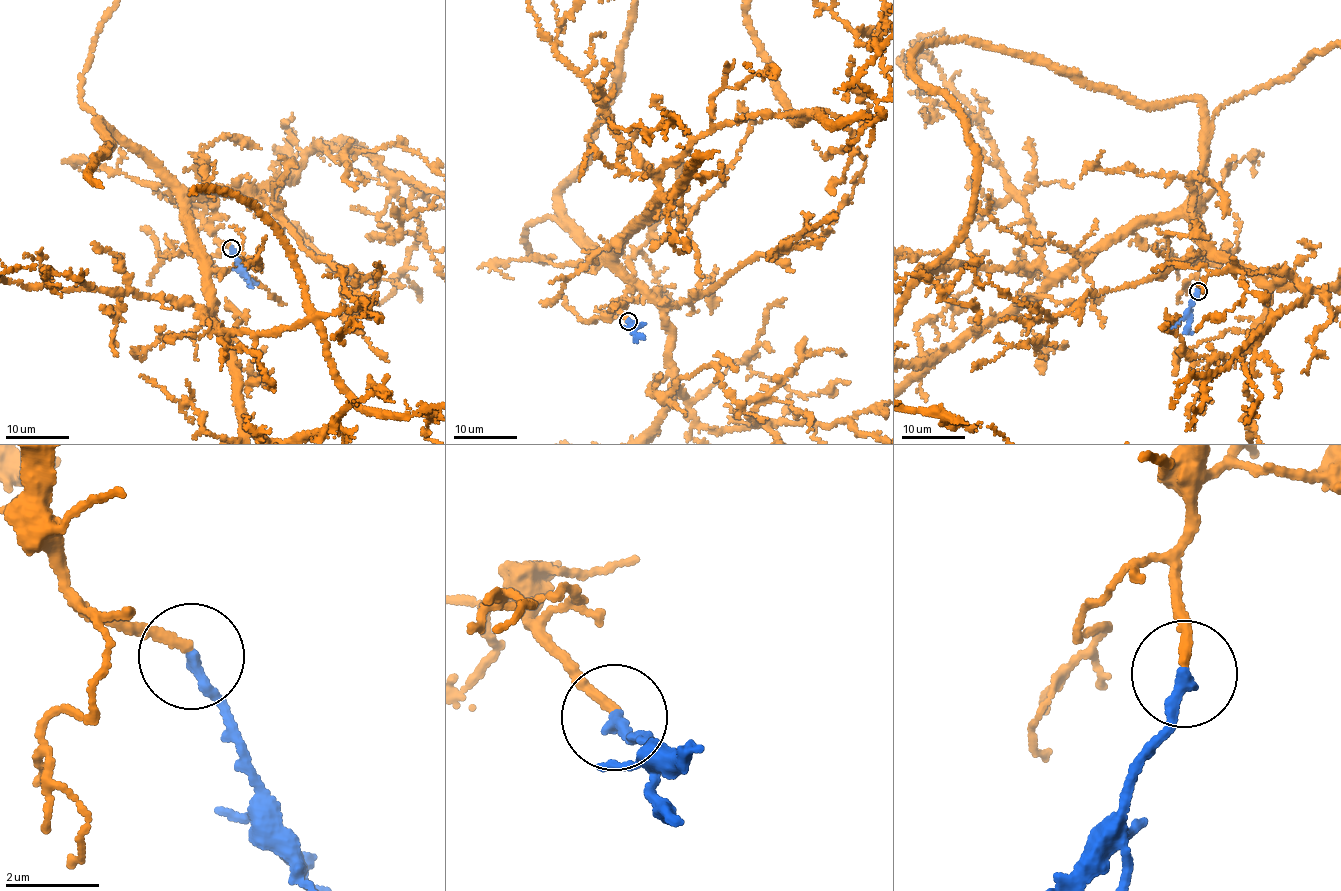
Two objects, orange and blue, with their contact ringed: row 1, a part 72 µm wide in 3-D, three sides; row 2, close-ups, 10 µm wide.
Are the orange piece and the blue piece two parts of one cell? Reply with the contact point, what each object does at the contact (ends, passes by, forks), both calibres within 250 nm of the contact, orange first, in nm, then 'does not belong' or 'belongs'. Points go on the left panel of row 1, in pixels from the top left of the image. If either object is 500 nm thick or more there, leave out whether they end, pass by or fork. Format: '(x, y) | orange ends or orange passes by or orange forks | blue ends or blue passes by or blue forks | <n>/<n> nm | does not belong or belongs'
(231, 248) | orange ends | blue ends | 200/240 nm | belongs

